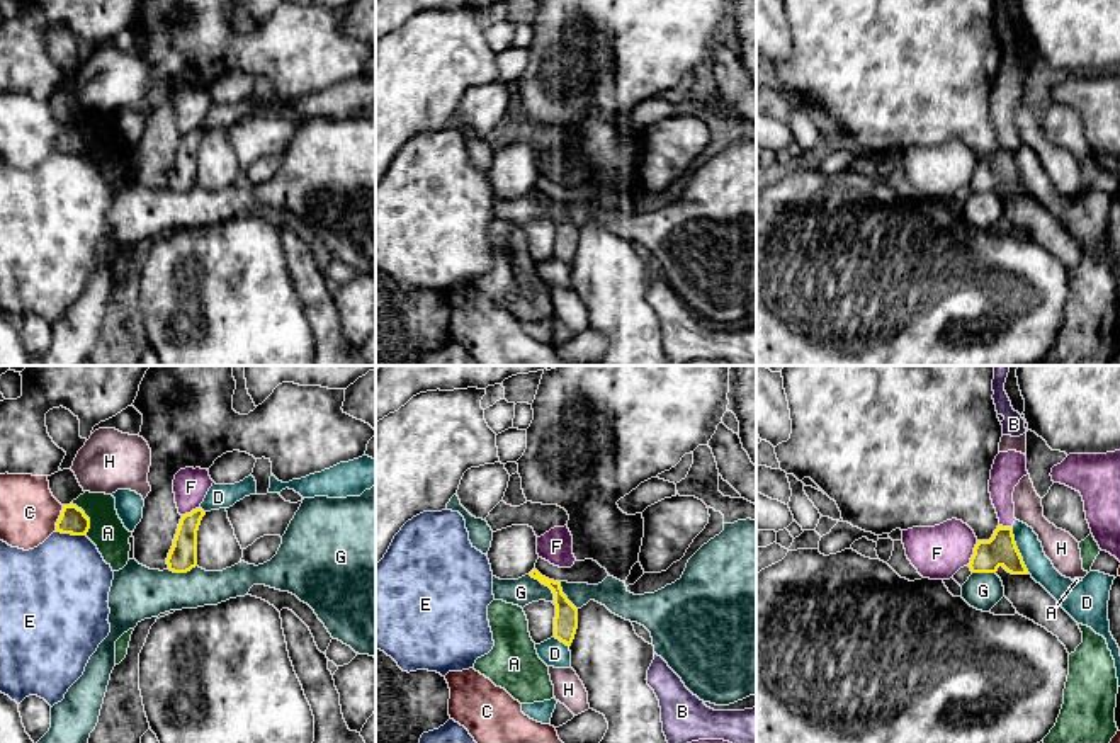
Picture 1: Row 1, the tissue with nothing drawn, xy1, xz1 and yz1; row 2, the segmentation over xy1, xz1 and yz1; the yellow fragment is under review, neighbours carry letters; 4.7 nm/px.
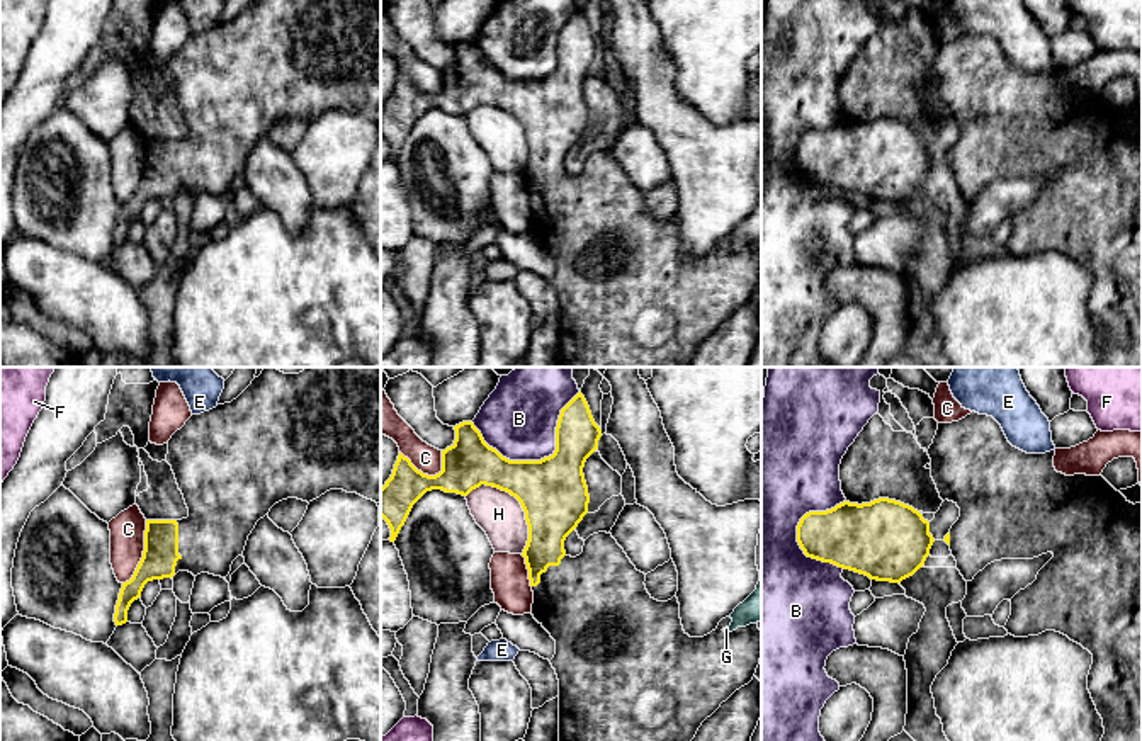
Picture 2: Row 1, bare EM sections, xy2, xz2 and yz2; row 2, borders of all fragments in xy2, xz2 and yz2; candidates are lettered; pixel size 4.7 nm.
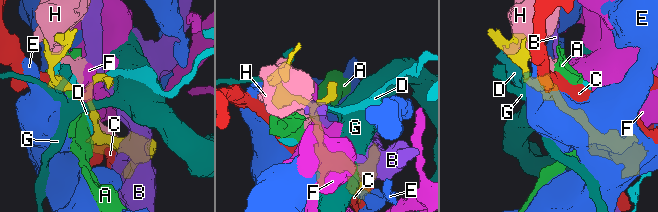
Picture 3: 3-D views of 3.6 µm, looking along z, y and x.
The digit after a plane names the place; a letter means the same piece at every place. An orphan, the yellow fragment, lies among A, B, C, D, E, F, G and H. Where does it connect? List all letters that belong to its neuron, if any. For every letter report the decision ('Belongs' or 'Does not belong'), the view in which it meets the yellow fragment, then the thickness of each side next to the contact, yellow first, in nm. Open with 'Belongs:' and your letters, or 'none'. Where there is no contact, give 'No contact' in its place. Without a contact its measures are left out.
Belongs: none
A: Does not belong. Touches yellow in xy1. Thickness 130 nm (yellow) against 170 nm
B: Does not belong. Touches yellow in xz2. Thickness 320 nm (yellow) against 360 nm
C: Does not belong. Touches yellow in xy2. Thickness 170 nm (yellow) against 160 nm
D: Does not belong. Touches yellow in yz1. Thickness 150 nm (yellow) against 120 nm
E: Does not belong. Touches yellow in xy1. Thickness 130 nm (yellow) against 440 nm
F: Does not belong. Touches yellow in yz1. Thickness 150 nm (yellow) against 240 nm
G: Does not belong. Touches yellow in xz1. Thickness 110 nm (yellow) against 130 nm
H: Does not belong. Touches yellow in xz2. Thickness 320 nm (yellow) against 220 nm

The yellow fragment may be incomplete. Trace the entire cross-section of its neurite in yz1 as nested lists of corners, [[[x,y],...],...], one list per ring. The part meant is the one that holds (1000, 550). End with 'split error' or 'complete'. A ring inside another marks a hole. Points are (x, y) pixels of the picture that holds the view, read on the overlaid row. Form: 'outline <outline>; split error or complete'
outline [[[998,525],[989,541],[977,541],[969,563],[972,573],[996,573],[999,566],[1011,575],[1028,575],[1013,527]]]; complete

